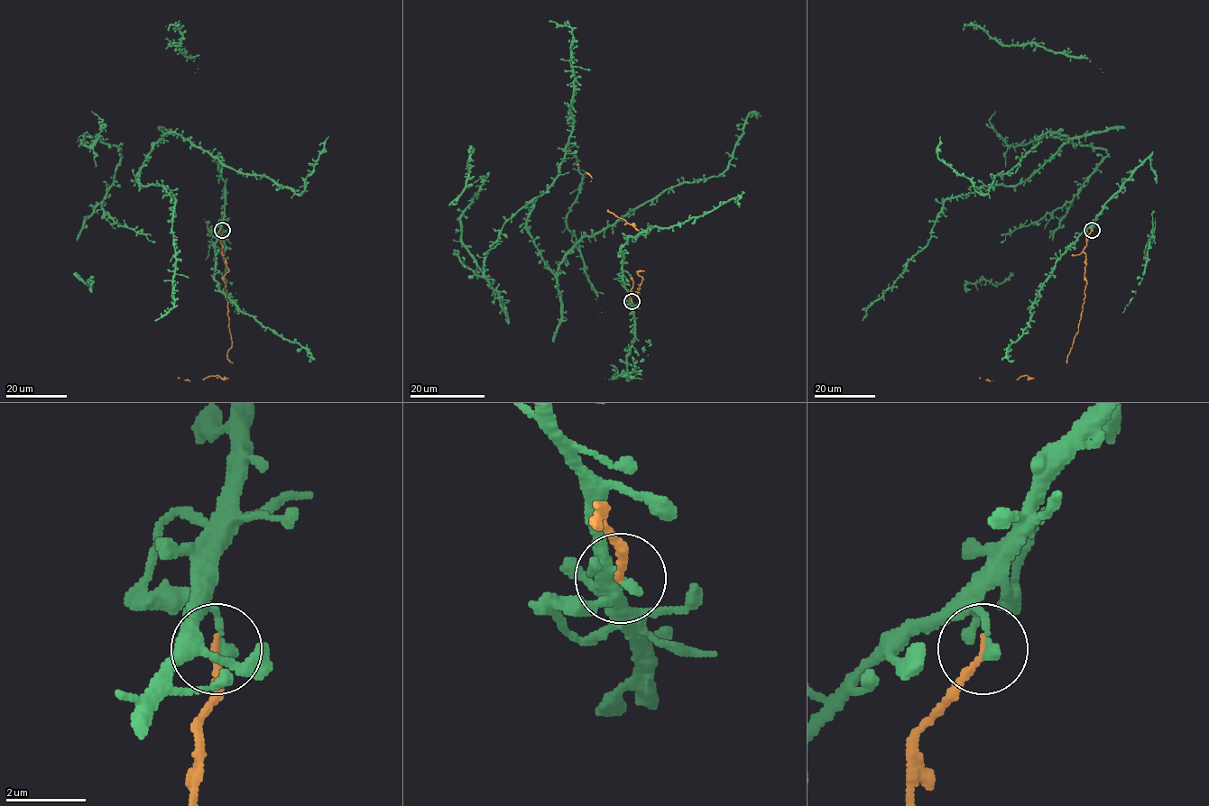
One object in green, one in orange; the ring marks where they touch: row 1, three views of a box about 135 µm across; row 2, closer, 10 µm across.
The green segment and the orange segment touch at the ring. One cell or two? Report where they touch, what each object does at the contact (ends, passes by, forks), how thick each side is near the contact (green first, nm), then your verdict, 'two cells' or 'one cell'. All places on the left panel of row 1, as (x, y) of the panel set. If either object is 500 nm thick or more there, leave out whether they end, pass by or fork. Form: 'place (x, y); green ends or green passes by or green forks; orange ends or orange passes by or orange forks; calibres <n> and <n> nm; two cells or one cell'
place (222, 230); green ends; orange ends; calibres 240 and 200 nm; two cells

